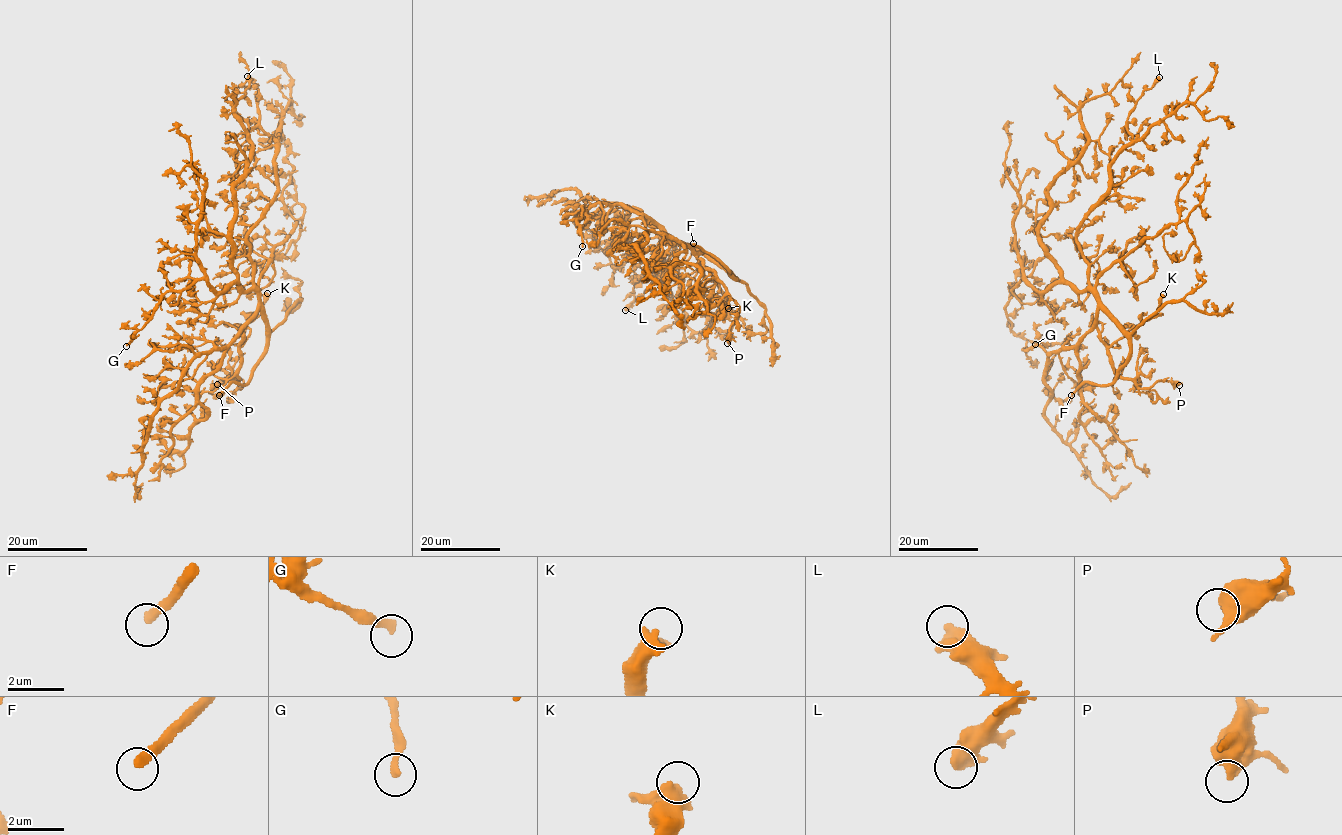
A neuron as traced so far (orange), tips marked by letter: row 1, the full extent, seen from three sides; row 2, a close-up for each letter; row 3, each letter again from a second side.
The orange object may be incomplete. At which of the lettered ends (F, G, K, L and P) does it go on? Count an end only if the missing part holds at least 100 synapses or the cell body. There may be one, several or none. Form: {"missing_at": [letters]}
{"missing_at": ["F"]}

